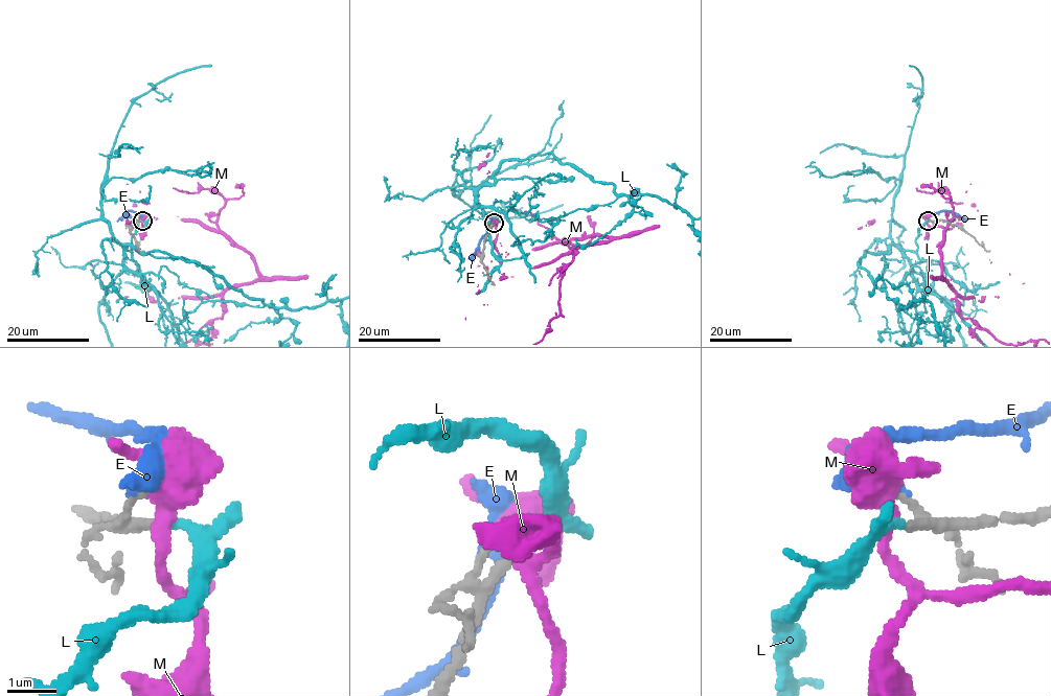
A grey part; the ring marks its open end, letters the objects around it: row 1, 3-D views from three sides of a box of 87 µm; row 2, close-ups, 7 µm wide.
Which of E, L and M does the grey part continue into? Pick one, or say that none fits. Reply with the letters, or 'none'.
L

